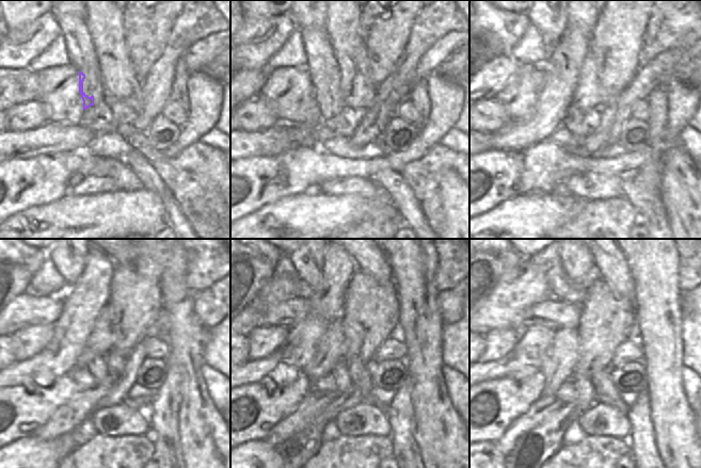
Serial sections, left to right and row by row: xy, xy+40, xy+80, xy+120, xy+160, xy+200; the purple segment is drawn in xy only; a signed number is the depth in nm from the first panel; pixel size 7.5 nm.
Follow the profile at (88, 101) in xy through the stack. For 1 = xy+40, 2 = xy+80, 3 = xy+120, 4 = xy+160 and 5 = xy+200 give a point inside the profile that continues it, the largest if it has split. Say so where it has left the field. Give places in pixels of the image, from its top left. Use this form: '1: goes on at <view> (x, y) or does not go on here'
1: goes on at xy+40 (323, 84)
2: goes on at xy+80 (554, 105)
3: goes on at xy+120 (60, 357)
4: goes on at xy+160 (283, 366)
5: goes on at xy+200 (526, 358)

